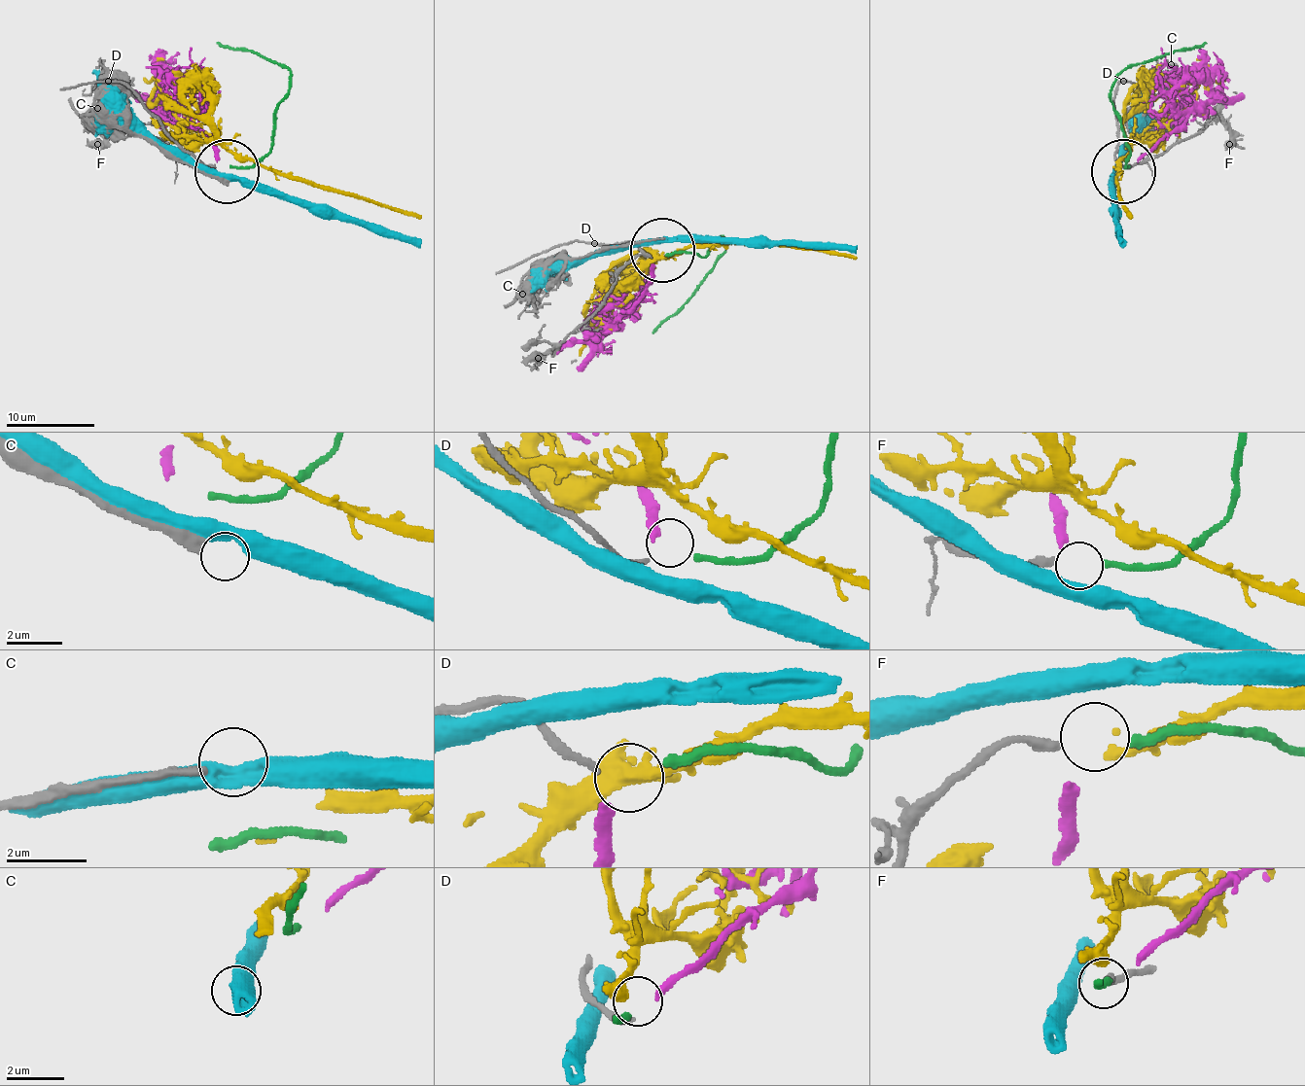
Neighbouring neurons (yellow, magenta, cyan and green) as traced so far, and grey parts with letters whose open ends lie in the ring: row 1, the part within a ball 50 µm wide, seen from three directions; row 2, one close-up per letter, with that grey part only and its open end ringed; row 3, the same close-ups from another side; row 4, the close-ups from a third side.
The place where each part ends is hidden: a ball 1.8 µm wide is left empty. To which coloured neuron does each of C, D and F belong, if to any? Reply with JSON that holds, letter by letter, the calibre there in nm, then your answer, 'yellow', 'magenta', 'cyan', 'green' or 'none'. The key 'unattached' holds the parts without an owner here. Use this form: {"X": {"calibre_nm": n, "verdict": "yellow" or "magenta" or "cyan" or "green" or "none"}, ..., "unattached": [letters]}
{"C": {"calibre_nm": 280, "verdict": "none"}, "D": {"calibre_nm": 170, "verdict": "none"}, "F": {"calibre_nm": 280, "verdict": "none"}, "unattached": ["C", "D", "F"]}

